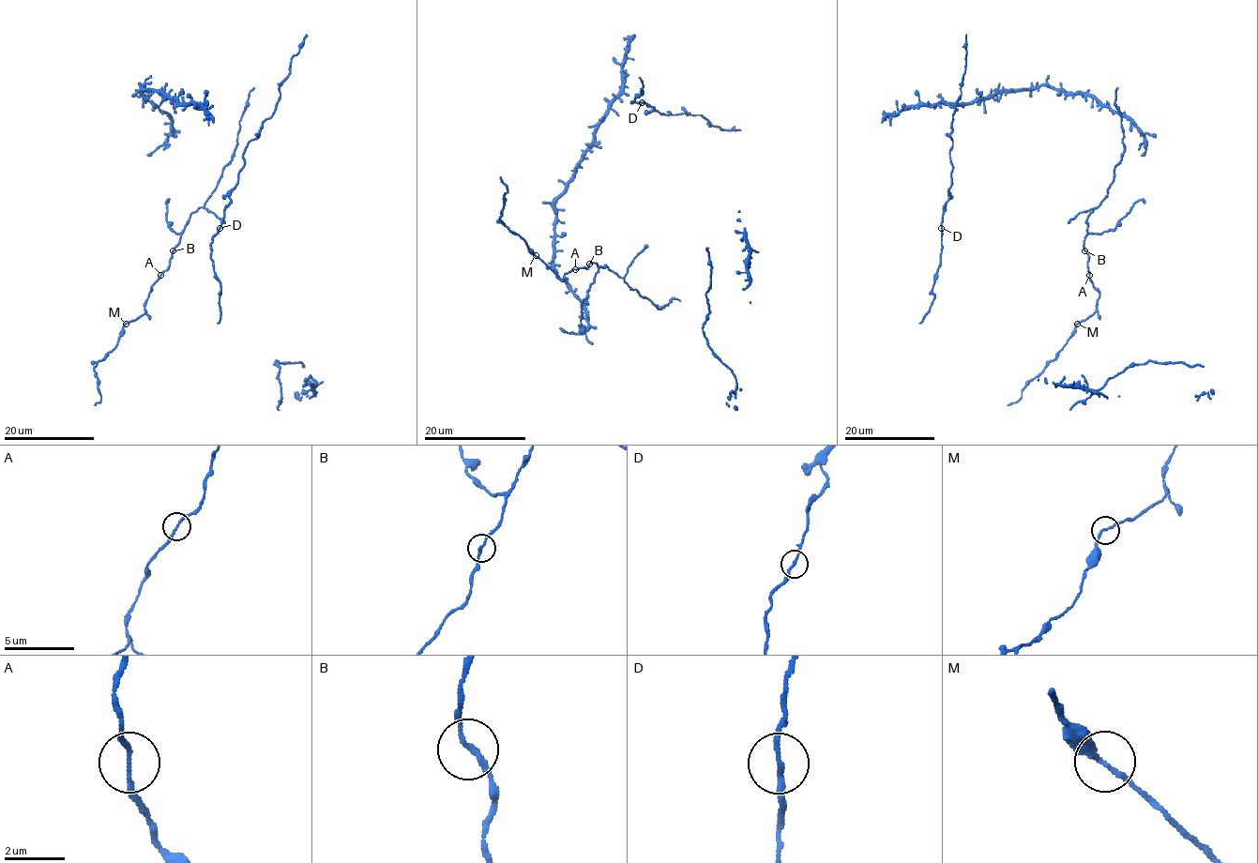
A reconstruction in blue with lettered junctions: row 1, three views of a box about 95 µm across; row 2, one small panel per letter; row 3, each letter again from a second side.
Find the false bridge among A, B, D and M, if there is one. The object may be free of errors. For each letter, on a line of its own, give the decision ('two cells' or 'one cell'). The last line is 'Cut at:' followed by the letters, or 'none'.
A: one cell
B: one cell
D: two cells
M: one cell
Cut at: D

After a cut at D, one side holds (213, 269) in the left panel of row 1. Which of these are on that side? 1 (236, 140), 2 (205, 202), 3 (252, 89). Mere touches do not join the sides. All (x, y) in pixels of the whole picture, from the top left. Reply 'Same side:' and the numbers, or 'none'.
Same side: 1, 2, 3

